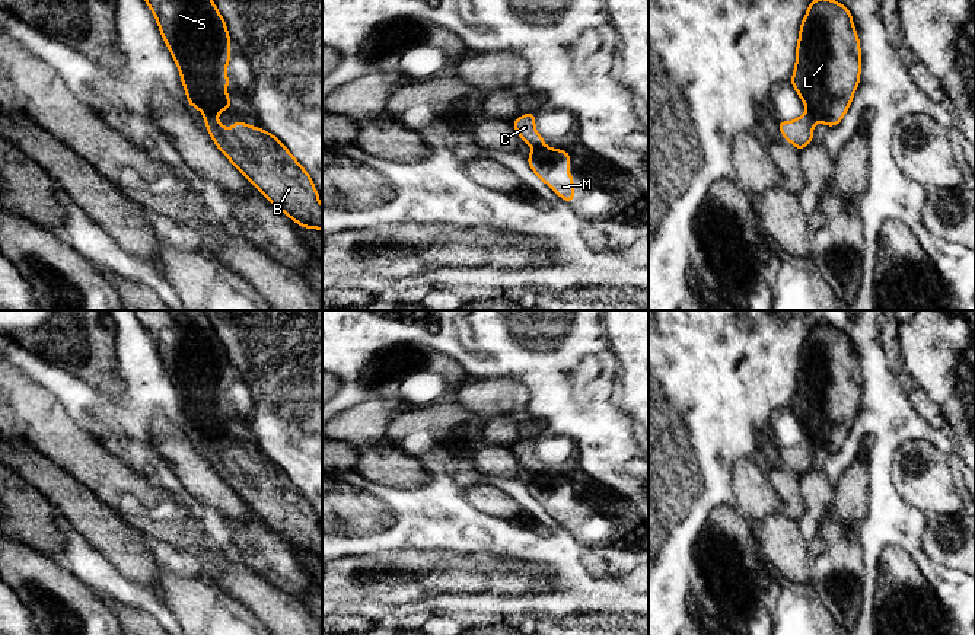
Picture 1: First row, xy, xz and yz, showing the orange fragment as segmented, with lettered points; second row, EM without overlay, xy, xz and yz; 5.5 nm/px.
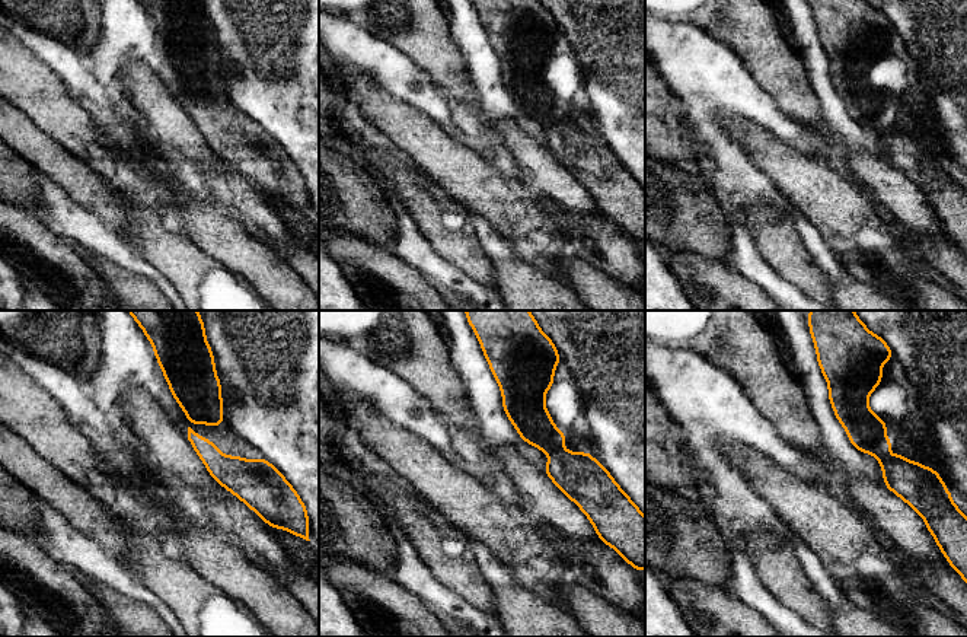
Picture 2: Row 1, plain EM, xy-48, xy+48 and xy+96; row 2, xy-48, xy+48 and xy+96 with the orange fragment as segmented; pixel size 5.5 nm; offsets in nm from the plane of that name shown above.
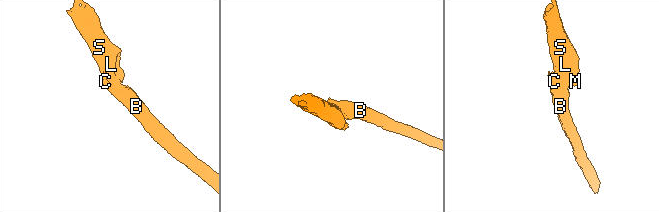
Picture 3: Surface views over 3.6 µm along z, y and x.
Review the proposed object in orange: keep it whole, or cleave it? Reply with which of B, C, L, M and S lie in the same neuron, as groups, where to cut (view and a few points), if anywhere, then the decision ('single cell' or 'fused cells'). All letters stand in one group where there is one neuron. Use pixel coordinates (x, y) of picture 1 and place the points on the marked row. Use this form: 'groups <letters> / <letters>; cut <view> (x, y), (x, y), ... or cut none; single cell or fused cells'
groups B C / L M S; cut xy (203, 111), (214, 115); fused cells

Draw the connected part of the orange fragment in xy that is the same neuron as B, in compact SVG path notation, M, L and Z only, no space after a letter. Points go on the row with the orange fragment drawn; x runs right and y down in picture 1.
M203 115L219 150L273 205L303 229L322 232L322 205L313 181L277 137L240 121L227 130L216 115Z

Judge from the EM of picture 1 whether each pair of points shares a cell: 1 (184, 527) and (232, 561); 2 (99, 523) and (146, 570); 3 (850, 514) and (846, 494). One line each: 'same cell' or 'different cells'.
1: different cells
2: same cell
3: same cell

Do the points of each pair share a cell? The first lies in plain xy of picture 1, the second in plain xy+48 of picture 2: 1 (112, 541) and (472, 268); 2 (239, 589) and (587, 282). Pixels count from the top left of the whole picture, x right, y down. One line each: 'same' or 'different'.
1: same
2: same

